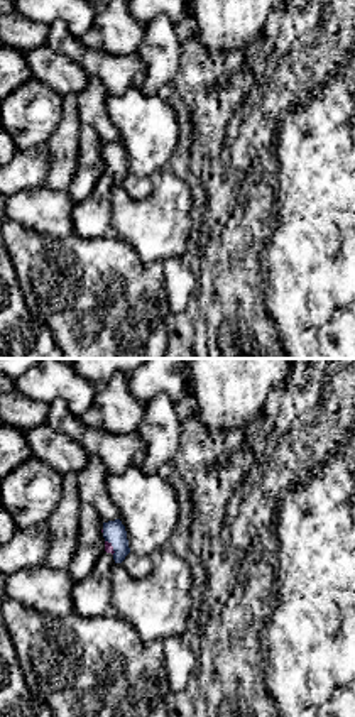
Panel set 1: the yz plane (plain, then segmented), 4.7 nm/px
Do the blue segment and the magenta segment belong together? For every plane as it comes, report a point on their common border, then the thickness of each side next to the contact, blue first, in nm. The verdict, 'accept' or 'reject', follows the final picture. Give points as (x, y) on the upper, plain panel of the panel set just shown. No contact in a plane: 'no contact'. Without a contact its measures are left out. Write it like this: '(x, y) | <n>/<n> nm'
(112, 166) | 110/50 nm

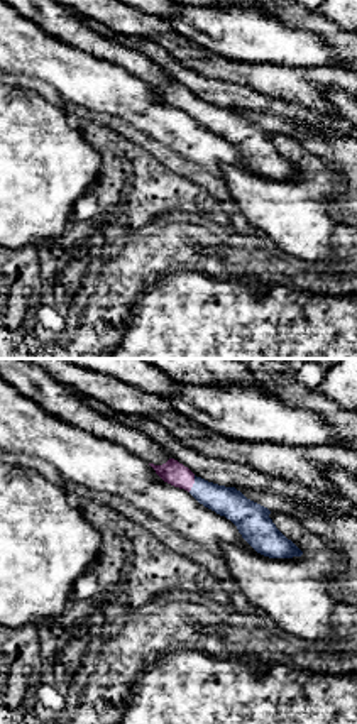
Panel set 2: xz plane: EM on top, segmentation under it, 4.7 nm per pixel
(193, 105) | 140/120 nm

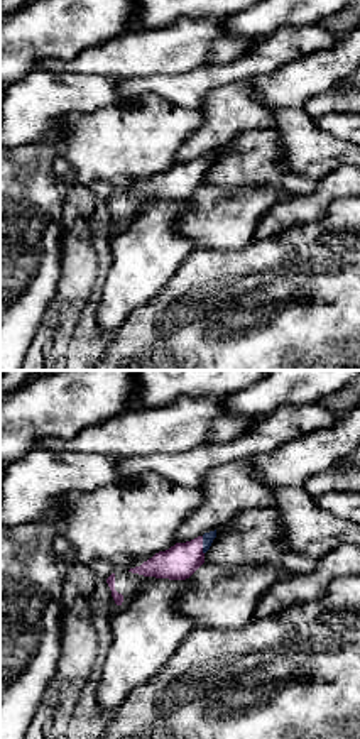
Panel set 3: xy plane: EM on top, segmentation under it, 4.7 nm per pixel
(203, 166) | 50/170 nm

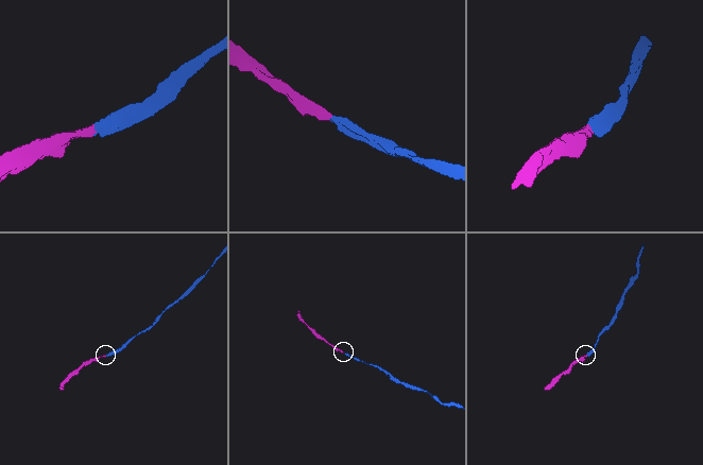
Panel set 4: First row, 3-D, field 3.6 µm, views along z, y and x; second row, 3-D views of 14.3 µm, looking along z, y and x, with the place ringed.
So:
accept

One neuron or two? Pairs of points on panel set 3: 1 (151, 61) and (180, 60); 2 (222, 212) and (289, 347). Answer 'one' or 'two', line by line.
1: one
2: two

